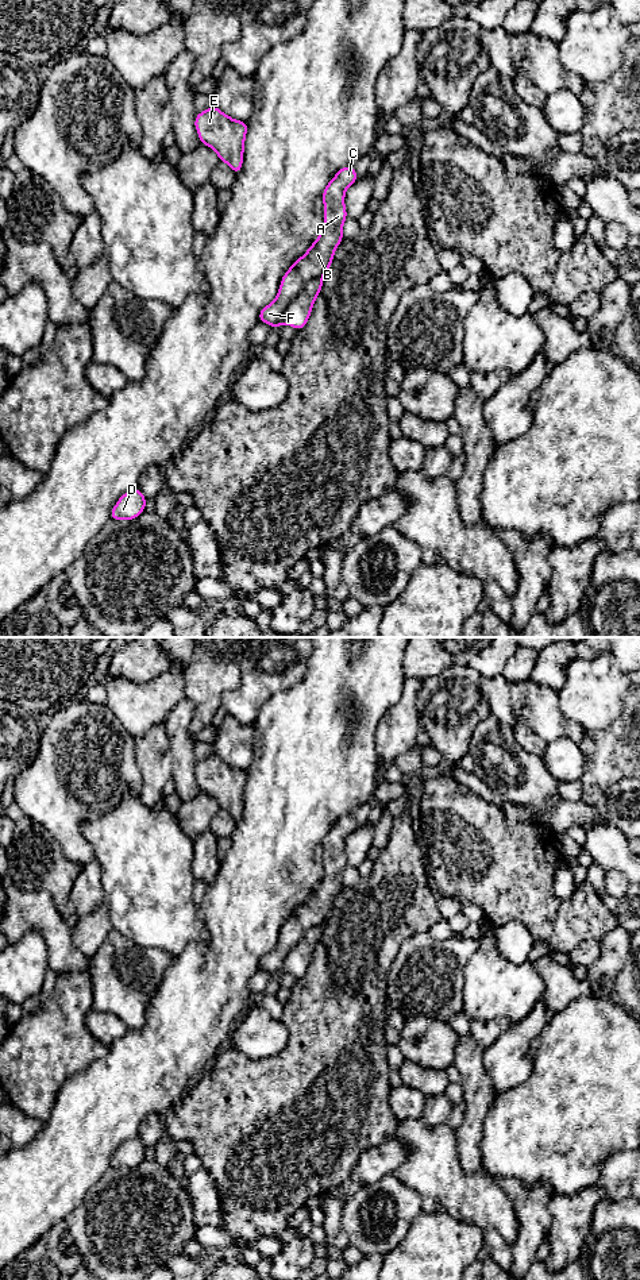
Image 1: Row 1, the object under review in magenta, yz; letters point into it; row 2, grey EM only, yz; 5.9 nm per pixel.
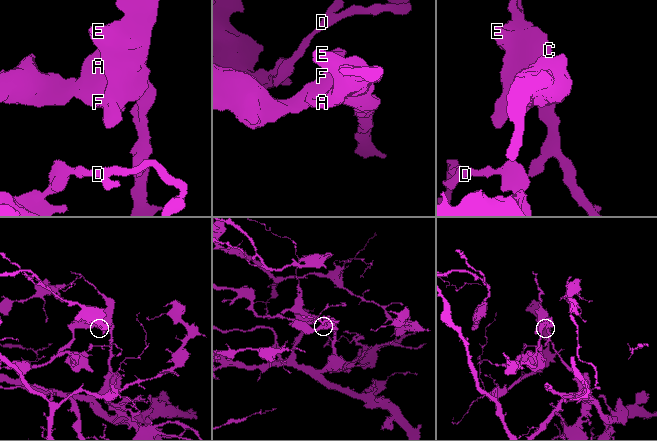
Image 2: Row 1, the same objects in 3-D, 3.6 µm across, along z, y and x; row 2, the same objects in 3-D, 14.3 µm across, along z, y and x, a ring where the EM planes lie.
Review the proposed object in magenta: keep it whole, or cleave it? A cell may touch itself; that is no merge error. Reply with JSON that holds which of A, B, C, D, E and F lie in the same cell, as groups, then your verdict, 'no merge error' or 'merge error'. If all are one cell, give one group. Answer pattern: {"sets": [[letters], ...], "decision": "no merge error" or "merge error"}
{"sets": [["A", "B", "C", "E", "F"], ["D"]], "decision": "merge error"}

